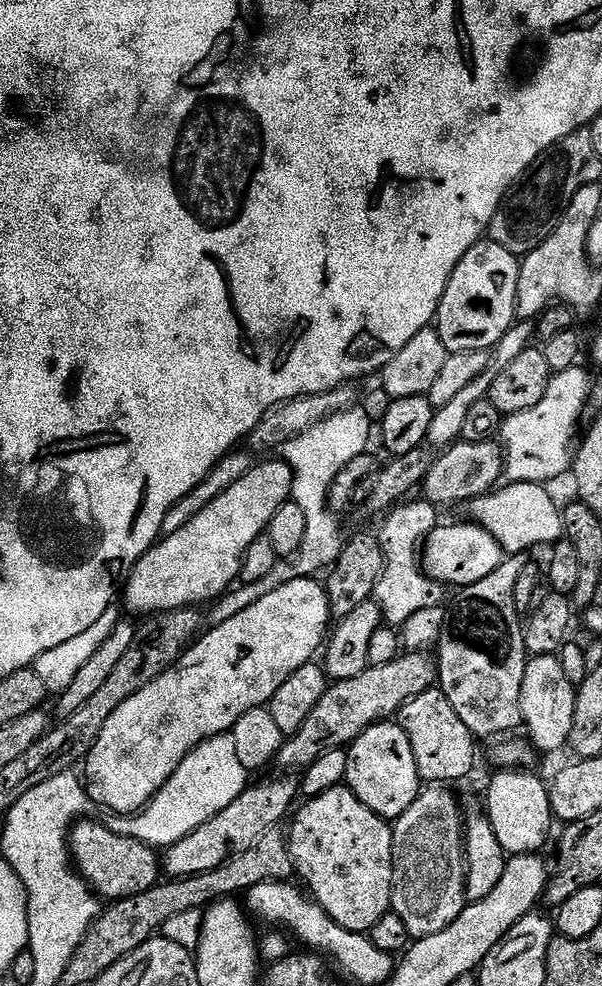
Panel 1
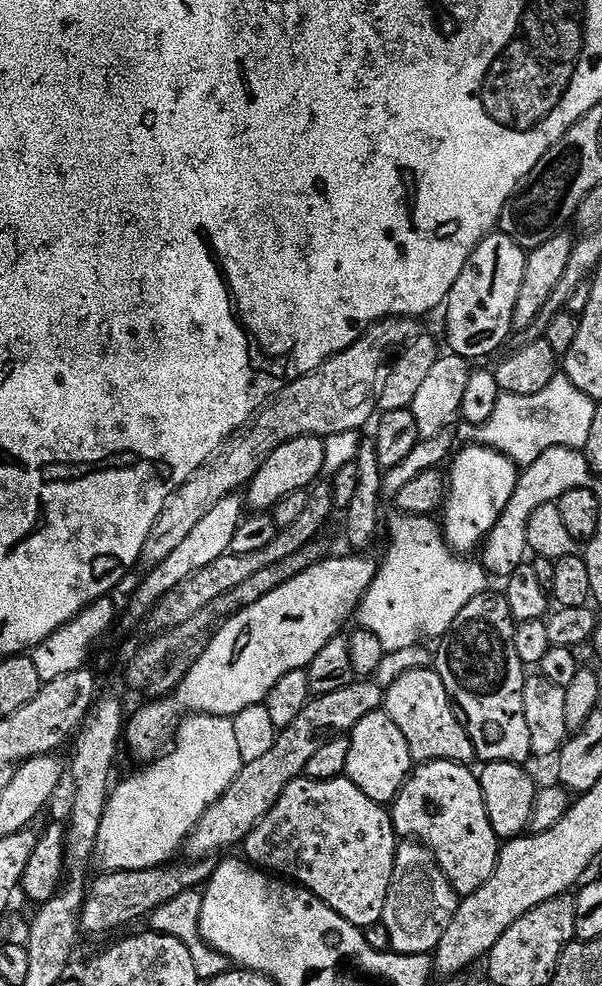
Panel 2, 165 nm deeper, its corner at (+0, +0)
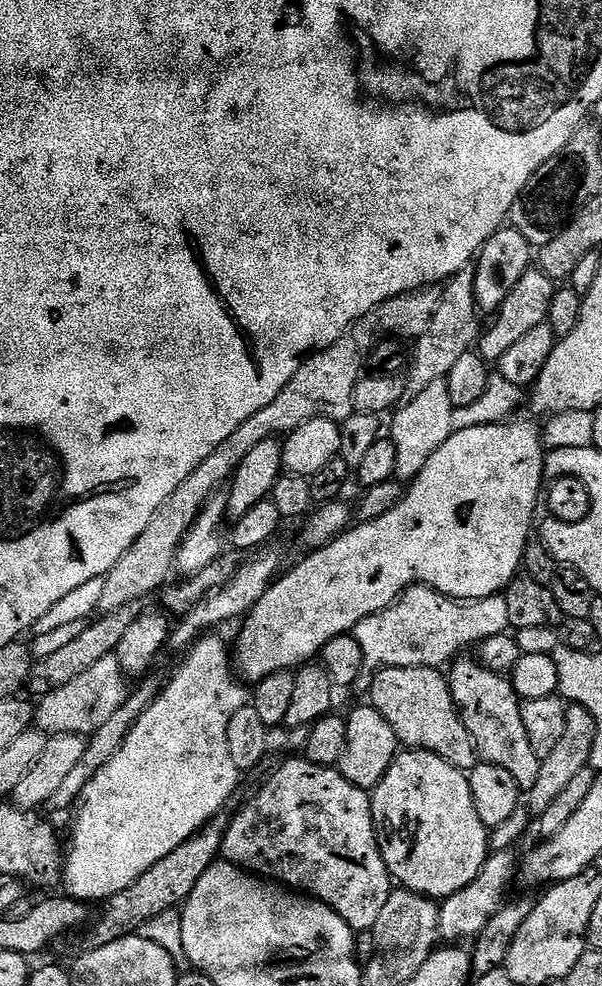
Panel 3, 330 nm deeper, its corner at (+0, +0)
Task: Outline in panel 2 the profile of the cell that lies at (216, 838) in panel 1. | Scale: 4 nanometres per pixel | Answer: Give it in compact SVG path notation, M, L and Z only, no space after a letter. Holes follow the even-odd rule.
M176 862L160 865L159 868L140 868L122 872L108 870L86 888L84 904L80 907L80 927L85 933L100 936L103 932L116 932L135 920L148 918L166 902L192 889L208 883L213 865L208 862Z

